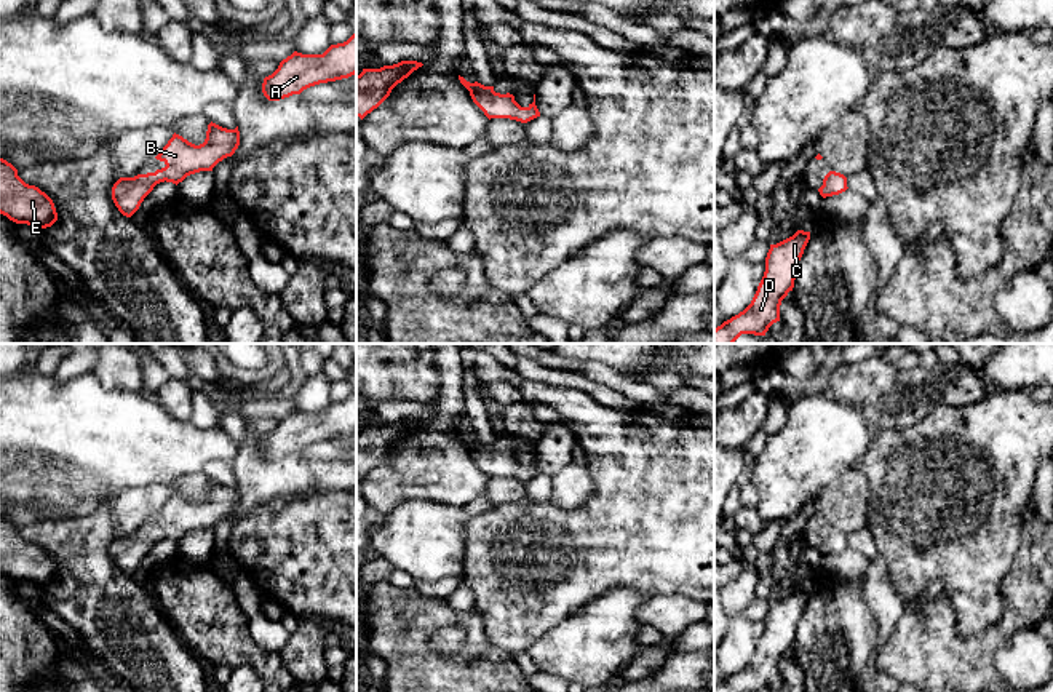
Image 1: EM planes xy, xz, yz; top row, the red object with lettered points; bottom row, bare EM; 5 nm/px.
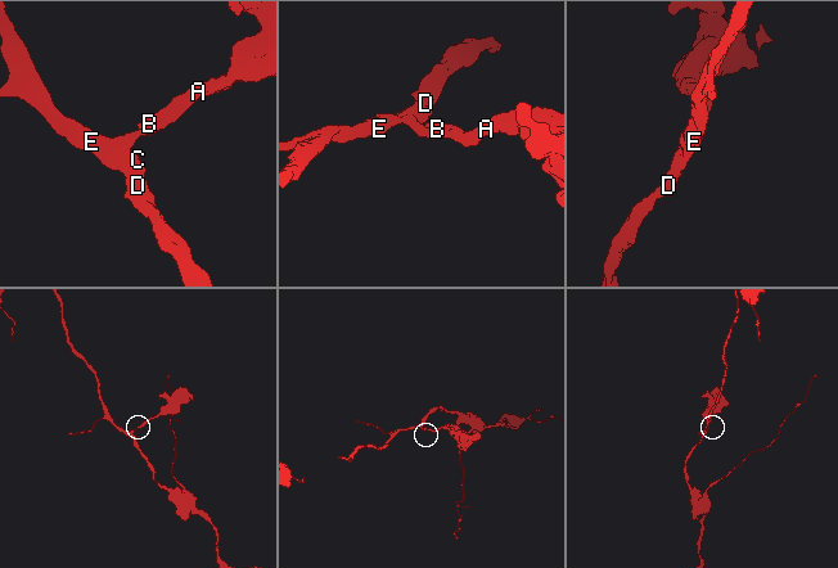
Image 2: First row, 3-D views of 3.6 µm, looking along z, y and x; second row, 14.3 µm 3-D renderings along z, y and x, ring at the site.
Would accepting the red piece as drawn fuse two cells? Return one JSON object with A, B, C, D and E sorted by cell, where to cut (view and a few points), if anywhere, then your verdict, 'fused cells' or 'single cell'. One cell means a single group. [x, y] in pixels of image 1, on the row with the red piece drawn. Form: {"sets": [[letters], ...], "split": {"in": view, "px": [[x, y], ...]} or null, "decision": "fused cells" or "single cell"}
{"sets": [["A", "B", "C", "D", "E"]], "split": null, "decision": "single cell"}

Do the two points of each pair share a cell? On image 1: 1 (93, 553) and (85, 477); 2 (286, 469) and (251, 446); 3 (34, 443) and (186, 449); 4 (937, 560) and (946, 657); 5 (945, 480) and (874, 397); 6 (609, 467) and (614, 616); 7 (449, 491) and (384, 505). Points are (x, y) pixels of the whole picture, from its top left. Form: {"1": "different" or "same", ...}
{"1": "different", "2": "same", "3": "same", "4": "different", "5": "different", "6": "different", "7": "same"}

